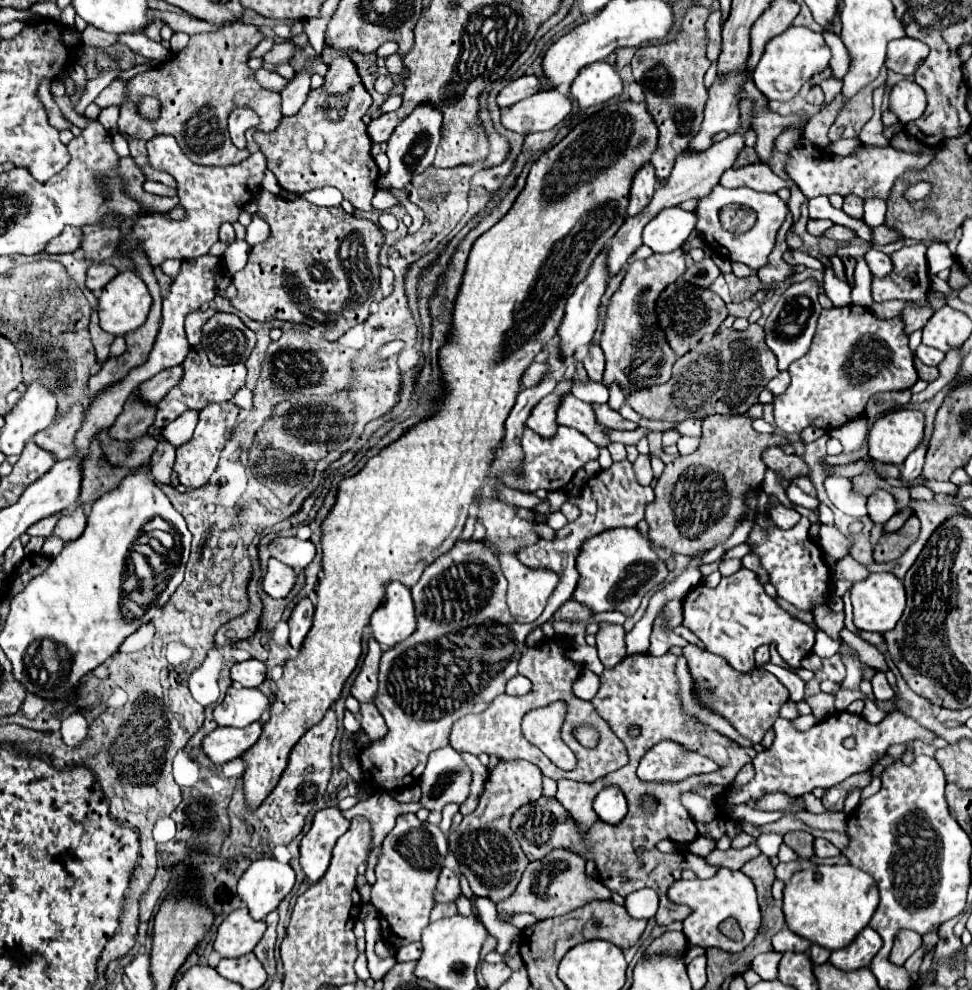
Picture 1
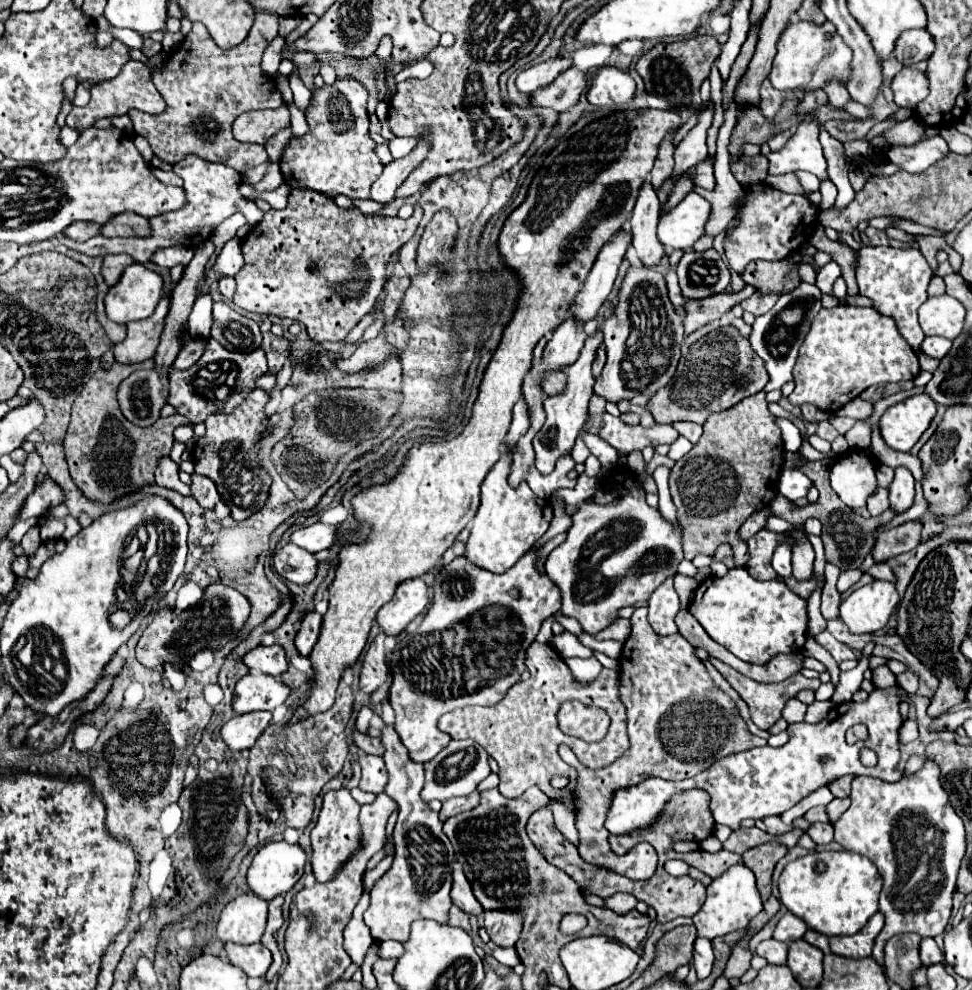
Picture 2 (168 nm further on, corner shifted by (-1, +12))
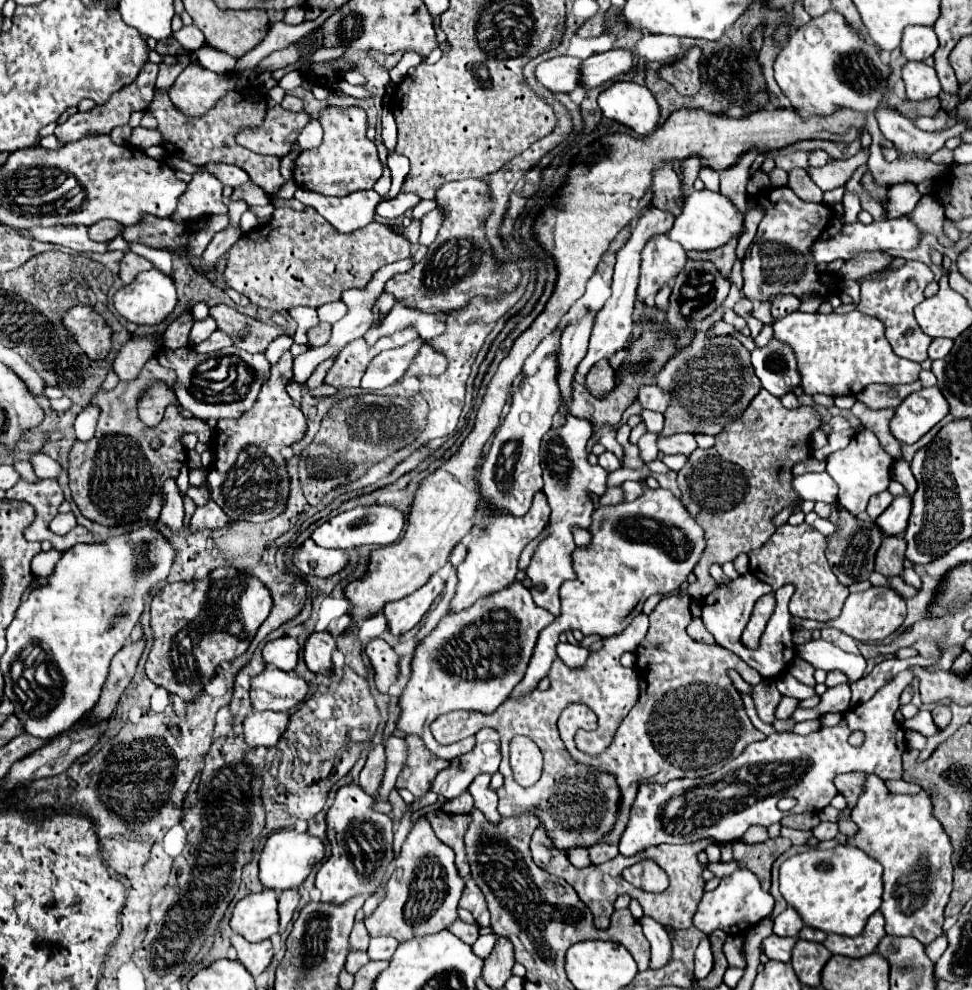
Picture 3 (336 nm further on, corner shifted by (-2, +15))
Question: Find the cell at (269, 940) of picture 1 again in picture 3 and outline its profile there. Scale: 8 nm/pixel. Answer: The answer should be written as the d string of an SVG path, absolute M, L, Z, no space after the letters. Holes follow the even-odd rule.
M286 889L278 897L278 915L280 915L280 933L286 929L286 925L292 919L292 913L298 907L298 891L296 889Z

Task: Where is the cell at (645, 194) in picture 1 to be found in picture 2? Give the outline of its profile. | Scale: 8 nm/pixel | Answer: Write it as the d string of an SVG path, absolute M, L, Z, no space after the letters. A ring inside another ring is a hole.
M647 182L643 184L633 216L631 216L631 224L633 224L633 248L637 250L639 260L643 262L643 266L659 266L661 258L667 254L665 246L659 242L657 238L657 224L659 224L659 198L653 190L653 186Z

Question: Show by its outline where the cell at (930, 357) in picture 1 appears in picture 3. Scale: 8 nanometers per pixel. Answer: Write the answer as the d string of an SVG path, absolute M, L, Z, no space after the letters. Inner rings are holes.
M946 339L932 341L930 347L928 347L928 357L930 359L942 359L942 357L948 355L950 349L952 349L952 341L946 341Z

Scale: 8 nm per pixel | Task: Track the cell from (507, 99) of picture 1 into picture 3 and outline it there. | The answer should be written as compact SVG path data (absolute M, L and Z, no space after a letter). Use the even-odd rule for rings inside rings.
M570 55L542 61L536 67L536 79L552 93L556 91L570 93L572 89L578 87L578 81L580 81L580 75L578 75L580 63L582 61L578 57L570 57Z

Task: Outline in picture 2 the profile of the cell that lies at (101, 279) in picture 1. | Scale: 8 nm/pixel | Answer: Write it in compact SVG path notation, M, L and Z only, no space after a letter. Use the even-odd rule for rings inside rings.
M117 254L117 256L105 256L103 262L103 278L109 286L115 286L121 278L121 274L125 272L127 266L131 266L135 260L127 254Z

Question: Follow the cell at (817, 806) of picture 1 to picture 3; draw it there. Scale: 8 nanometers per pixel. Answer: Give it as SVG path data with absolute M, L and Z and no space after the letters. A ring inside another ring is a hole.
M848 807L842 811L842 816L838 821L839 831L845 835L854 835L858 828L856 824L851 821L851 809Z

